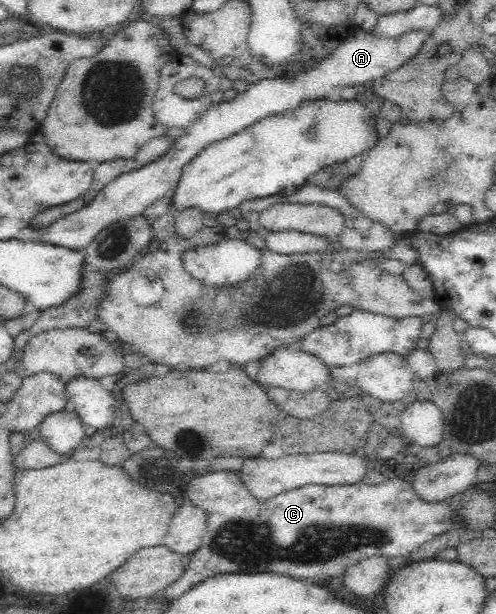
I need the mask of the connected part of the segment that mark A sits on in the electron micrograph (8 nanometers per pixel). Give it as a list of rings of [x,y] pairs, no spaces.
[[[357,28],[353,29],[350,33],[344,34],[343,41],[324,60],[321,60],[311,69],[302,71],[294,77],[280,76],[276,78],[264,78],[258,82],[250,83],[249,88],[245,92],[242,92],[242,94],[238,94],[234,100],[213,104],[198,116],[196,120],[190,122],[184,129],[183,134],[178,136],[176,140],[173,140],[172,144],[166,148],[166,152],[158,160],[154,159],[140,168],[118,175],[114,180],[111,180],[106,186],[100,189],[94,200],[85,204],[80,210],[59,218],[55,223],[47,226],[46,230],[36,232],[36,238],[40,238],[42,242],[47,242],[48,244],[72,250],[84,250],[87,244],[94,241],[96,236],[99,236],[100,232],[104,231],[104,228],[117,223],[119,220],[142,215],[142,212],[149,206],[152,206],[159,198],[172,191],[179,180],[179,176],[182,174],[183,168],[207,146],[231,137],[239,133],[242,129],[256,124],[263,118],[297,109],[304,102],[328,100],[336,96],[341,88],[358,89],[360,86],[368,87],[375,80],[382,79],[389,72],[400,68],[408,58],[412,58],[422,48],[422,44],[424,44],[426,38],[428,38],[428,33],[426,32],[410,32],[406,33],[401,39],[394,41],[394,39],[386,37],[376,37],[376,35],[372,35],[369,31],[362,31]]]

